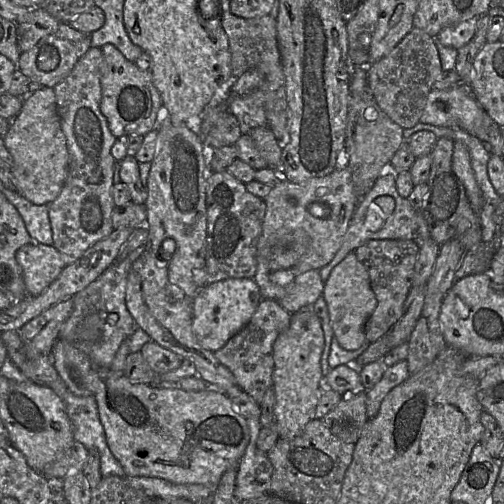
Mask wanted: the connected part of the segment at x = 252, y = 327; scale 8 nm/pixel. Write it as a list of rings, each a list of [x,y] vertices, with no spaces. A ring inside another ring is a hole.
[[[261,300],[250,321],[219,350],[215,358],[233,374],[236,384],[260,405],[267,389],[272,387],[274,370],[273,344],[290,322],[290,313],[277,301]]]

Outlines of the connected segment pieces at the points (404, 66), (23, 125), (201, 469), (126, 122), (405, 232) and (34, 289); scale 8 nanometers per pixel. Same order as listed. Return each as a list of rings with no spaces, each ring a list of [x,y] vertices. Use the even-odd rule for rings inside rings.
[[[414,27],[388,55],[368,67],[368,85],[379,108],[403,129],[410,129],[421,123],[427,97],[442,72],[435,38]]]
[[[45,87],[25,96],[20,111],[10,120],[3,137],[13,158],[11,173],[14,189],[36,205],[47,205],[54,201],[66,180],[69,160],[54,90]]]
[[[58,338],[54,343],[51,350],[51,355],[52,364],[70,392],[76,396],[92,396],[95,398],[98,407],[99,418],[104,428],[107,445],[114,457],[122,466],[126,476],[157,477],[175,484],[203,484],[213,489],[214,492],[221,479],[221,476],[229,468],[237,466],[243,457],[246,447],[249,443],[249,429],[247,426],[247,419],[236,412],[231,401],[225,395],[225,393],[212,387],[207,387],[202,391],[185,391],[177,388],[165,388],[132,382],[124,375],[124,372],[113,372],[111,369],[100,369],[96,367],[92,363],[89,356],[80,350],[76,343],[62,338]]]
[[[105,44],[100,49],[103,55],[100,112],[106,118],[111,133],[118,139],[121,136],[144,136],[157,129],[164,107],[150,71],[140,70],[112,44]]]
[[[390,169],[386,170],[376,180],[368,193],[361,198],[343,237],[342,244],[333,259],[319,270],[323,282],[327,280],[335,266],[337,266],[349,253],[355,251],[367,241],[382,239],[415,240],[418,228],[417,213],[418,210],[413,207],[409,199],[401,197],[398,193],[396,187],[396,174]],[[384,195],[391,196],[395,201],[394,210],[389,216],[376,204],[376,199]]]
[[[39,242],[20,247],[15,257],[23,271],[27,296],[40,295],[66,266],[53,245]]]

